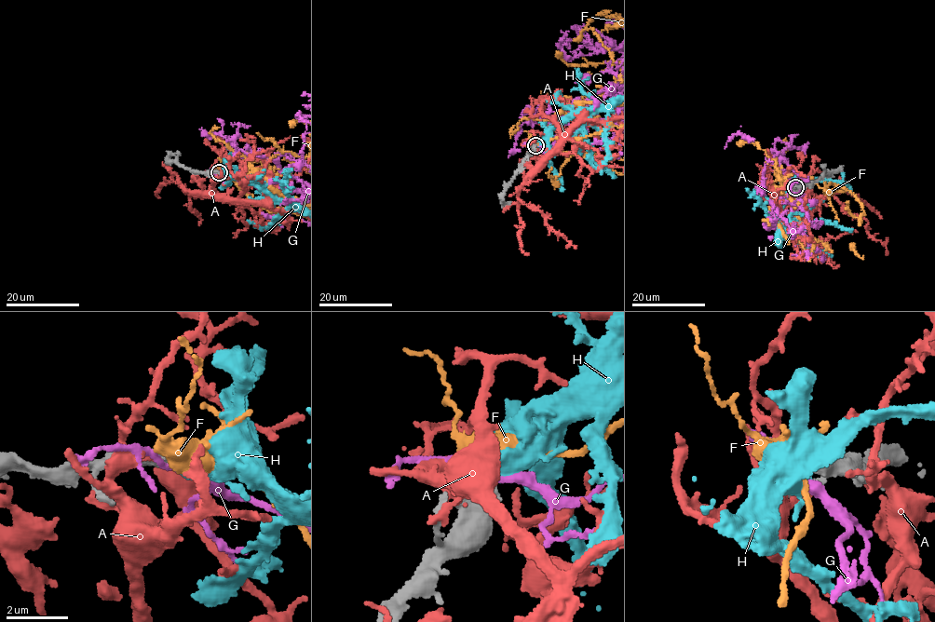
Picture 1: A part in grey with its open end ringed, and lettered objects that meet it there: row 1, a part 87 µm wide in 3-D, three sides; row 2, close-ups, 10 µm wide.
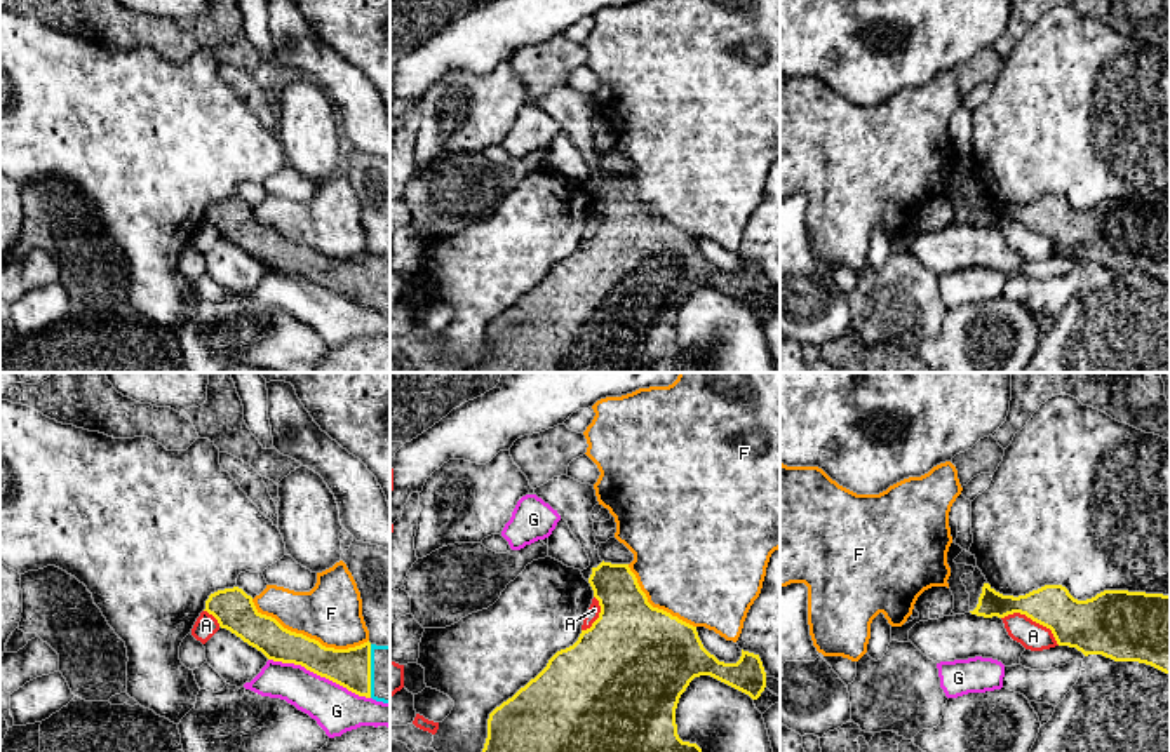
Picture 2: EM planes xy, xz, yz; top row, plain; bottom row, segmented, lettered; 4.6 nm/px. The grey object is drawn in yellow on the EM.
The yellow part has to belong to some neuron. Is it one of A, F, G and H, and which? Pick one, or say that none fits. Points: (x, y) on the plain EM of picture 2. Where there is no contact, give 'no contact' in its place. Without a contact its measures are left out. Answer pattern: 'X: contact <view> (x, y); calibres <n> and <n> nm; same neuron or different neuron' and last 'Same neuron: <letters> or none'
A: contact yz (1033, 230); calibres 240 and 130 nm; different neuron
F: contact xy (309, 248); calibres 180 and 280 nm; different neuron
G: contact xy (319, 284); calibres 180 and 220 nm; different neuron
H: contact xy (369, 281); calibres 180 and 180 nm; same neuron
Same neuron: H

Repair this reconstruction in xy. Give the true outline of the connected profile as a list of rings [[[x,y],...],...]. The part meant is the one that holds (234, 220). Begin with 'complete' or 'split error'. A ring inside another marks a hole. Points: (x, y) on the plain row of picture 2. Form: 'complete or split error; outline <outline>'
split error; outline [[[239,197],[211,204],[204,221],[268,270],[301,275],[359,306],[390,313],[390,256],[367,251],[348,259],[326,258],[261,225],[252,207]]]

